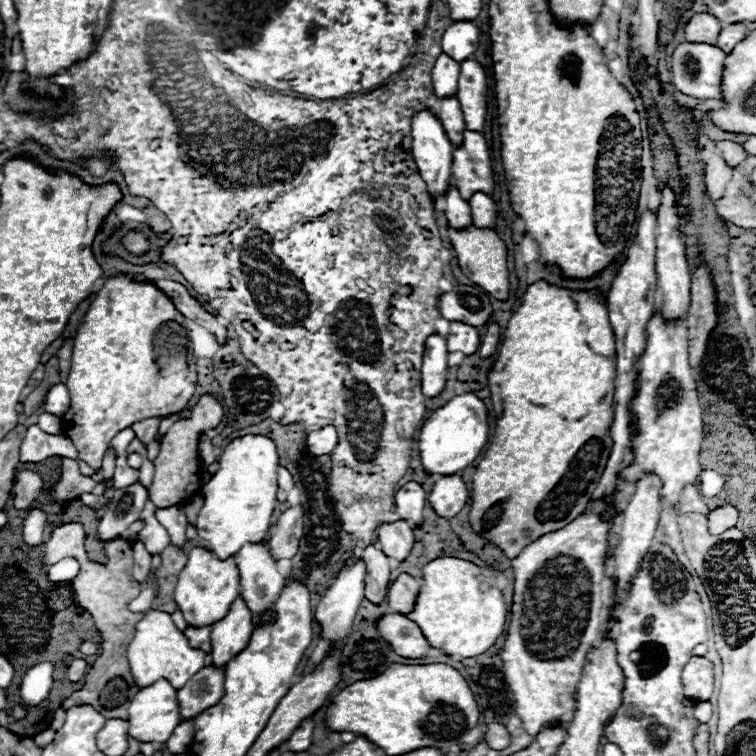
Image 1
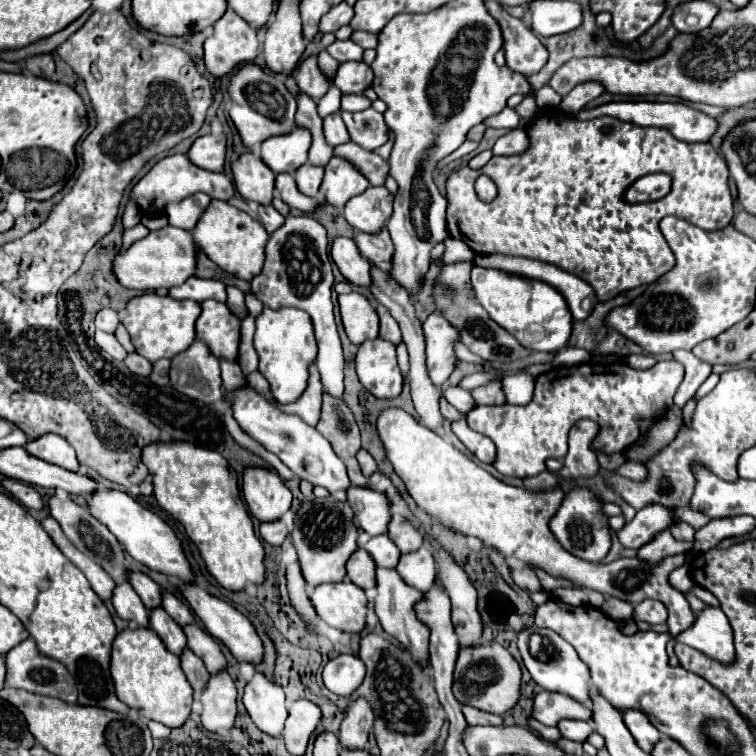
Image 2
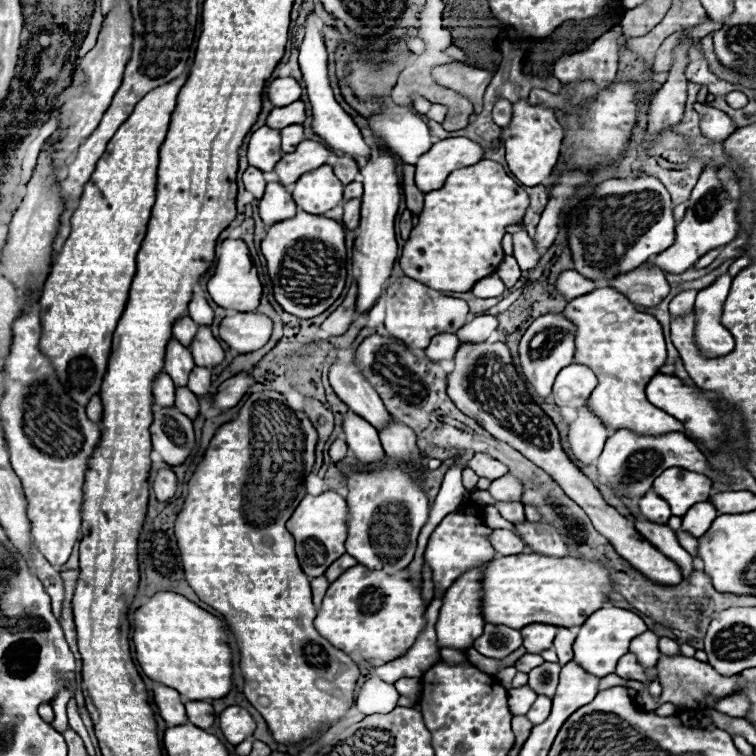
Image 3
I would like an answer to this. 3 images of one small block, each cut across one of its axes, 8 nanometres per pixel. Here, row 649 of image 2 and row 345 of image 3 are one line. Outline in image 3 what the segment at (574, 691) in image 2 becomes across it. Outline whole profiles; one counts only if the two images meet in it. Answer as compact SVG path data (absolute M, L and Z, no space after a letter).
M562 314L540 316L538 320L530 324L526 334L522 336L520 346L518 346L518 358L520 358L522 374L528 386L532 386L540 398L550 396L556 374L564 366L574 362L574 324L568 322Z

